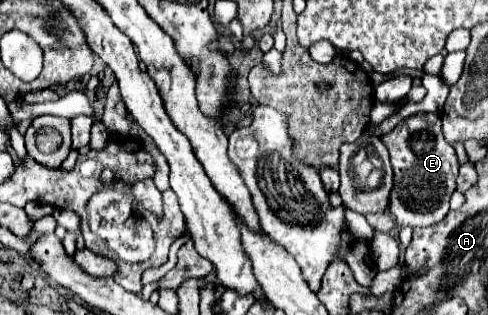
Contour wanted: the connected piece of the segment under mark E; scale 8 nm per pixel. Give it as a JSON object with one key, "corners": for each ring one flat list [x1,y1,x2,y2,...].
{"corners":[[415,113,401,121,391,133,383,137,389,149,391,165,395,171,395,185,391,191,389,211,397,225,405,227,429,227,439,223,449,211,449,199,455,191,457,179,457,155,455,149,443,139,441,117,437,113]]}

